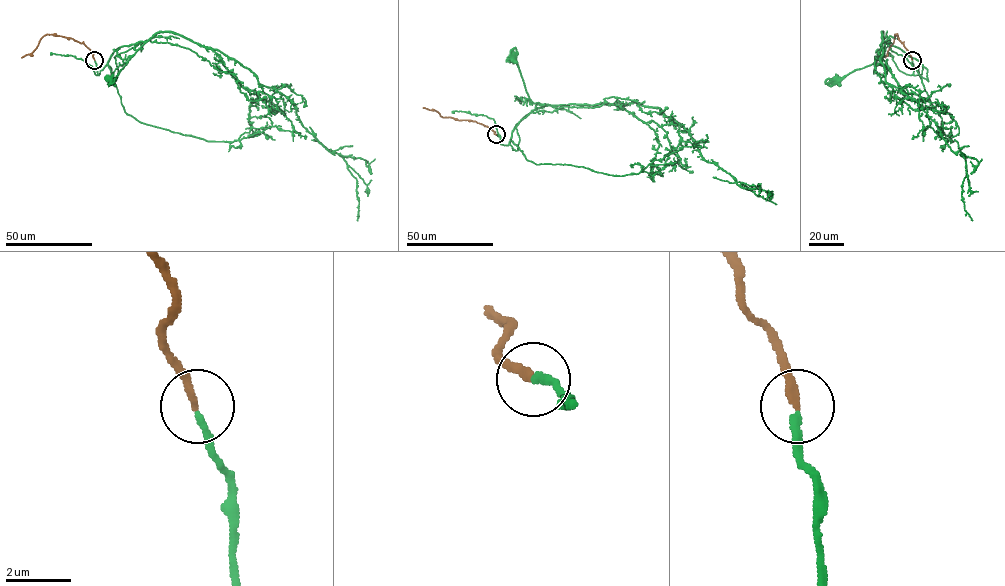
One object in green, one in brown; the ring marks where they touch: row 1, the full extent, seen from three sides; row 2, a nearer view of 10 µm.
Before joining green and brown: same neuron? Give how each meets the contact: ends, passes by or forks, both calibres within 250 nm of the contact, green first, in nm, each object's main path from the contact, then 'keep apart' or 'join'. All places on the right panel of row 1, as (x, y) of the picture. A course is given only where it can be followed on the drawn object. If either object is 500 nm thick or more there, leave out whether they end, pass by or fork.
green ends there; brown ends there; 200 nm thick on the green side, 240 nm on the other; green runs (912, 60), (913, 74), (920, 75), (923, 65), (885, 41), (880, 56), (874, 62), (835, 81); brown runs (912, 60), (896, 34), (885, 58); join

